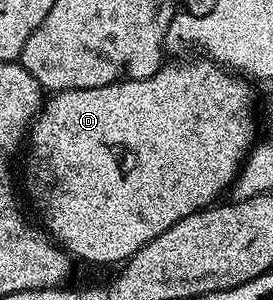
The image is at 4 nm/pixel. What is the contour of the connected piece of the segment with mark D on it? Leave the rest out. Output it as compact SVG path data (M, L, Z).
M203 60L204 62L180 62L177 66L168 66L169 64L161 65L158 72L154 72L154 76L143 78L142 80L134 80L133 78L121 80L119 82L111 82L109 86L102 88L82 88L81 90L58 90L55 91L45 101L44 105L40 107L40 112L36 116L36 121L30 127L30 146L32 142L32 159L24 166L24 186L22 182L22 190L28 193L28 198L32 201L32 206L36 209L38 217L44 221L43 229L47 231L53 242L57 246L68 251L73 259L79 260L81 258L84 262L97 262L100 266L108 266L111 262L115 264L123 264L132 258L146 243L154 240L154 236L162 236L162 232L166 232L166 228L170 228L178 220L182 220L186 216L190 216L194 212L204 210L206 207L213 205L221 197L220 193L227 191L235 182L237 174L240 173L240 167L244 165L244 160L248 156L249 150L252 149L254 143L257 141L256 135L256 118L252 115L252 90L248 87L249 79L244 76L237 76L235 73L229 72L225 67L216 65L211 60Z

